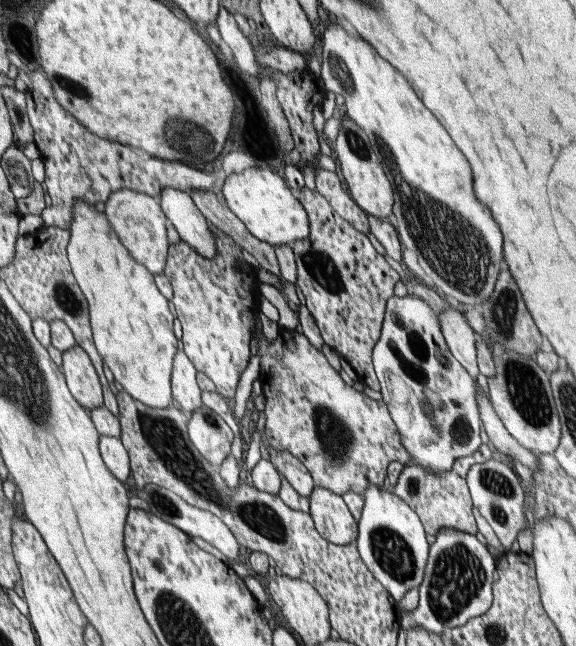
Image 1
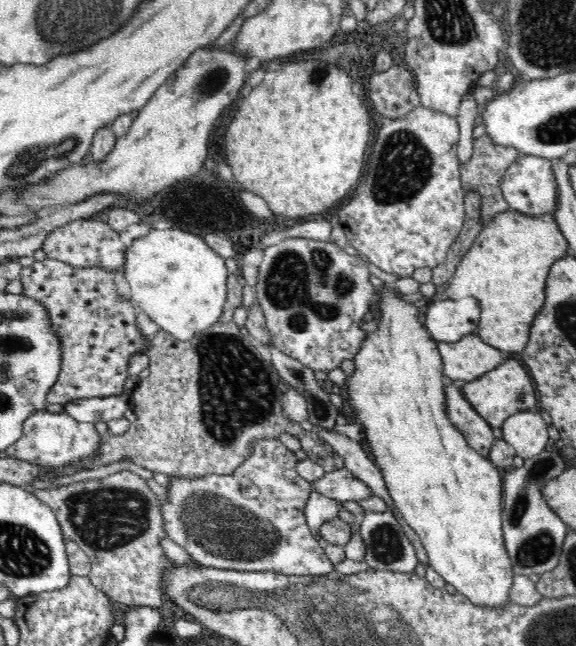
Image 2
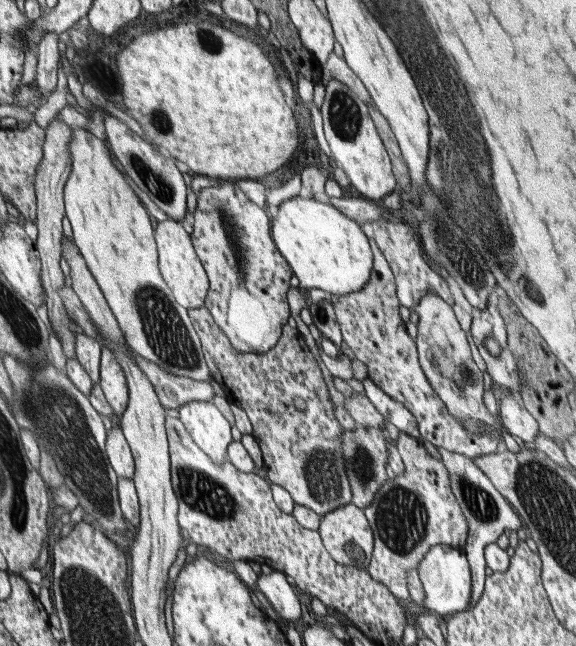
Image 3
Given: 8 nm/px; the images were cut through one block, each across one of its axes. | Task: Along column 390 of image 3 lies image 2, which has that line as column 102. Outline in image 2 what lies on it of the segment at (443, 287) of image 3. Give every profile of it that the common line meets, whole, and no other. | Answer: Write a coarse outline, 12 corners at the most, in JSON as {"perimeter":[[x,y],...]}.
{"perimeter":[[72,220],[42,250],[72,266],[124,268],[120,232]]}

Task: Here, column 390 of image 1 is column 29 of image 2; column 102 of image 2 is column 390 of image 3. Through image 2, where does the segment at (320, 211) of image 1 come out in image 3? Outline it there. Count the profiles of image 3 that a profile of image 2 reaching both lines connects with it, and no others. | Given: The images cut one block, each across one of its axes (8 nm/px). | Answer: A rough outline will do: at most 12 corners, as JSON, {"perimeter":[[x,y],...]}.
{"perimeter":[[377,242],[367,286],[331,298],[367,378],[401,402],[421,438],[467,458],[501,450],[473,434],[425,378]]}

